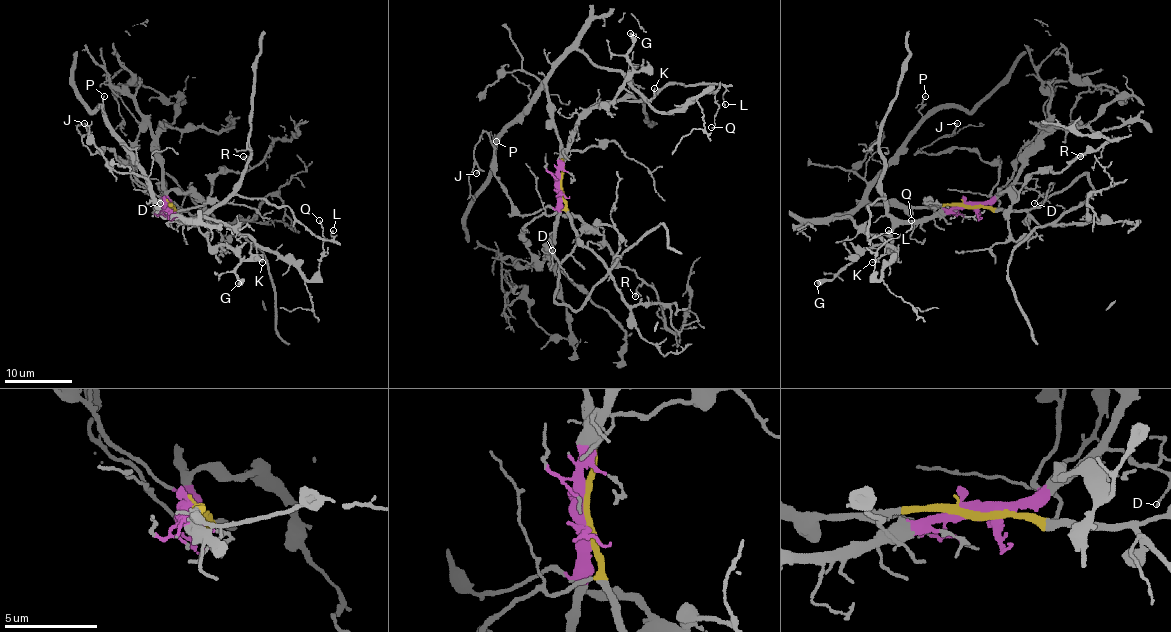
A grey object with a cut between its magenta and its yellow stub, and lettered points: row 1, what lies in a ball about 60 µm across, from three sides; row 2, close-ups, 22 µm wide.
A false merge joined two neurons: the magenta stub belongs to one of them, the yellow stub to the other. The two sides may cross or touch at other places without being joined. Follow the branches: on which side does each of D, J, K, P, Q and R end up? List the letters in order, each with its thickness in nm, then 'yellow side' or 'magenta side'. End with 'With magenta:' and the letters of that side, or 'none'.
D: calibre 100 nm; magenta side
J: calibre 160 nm; magenta side
K: calibre 160 nm; yellow side
P: calibre 120 nm; yellow side
Q: calibre 100 nm; yellow side
R: calibre 100 nm; magenta side
With magenta: D, J, R

